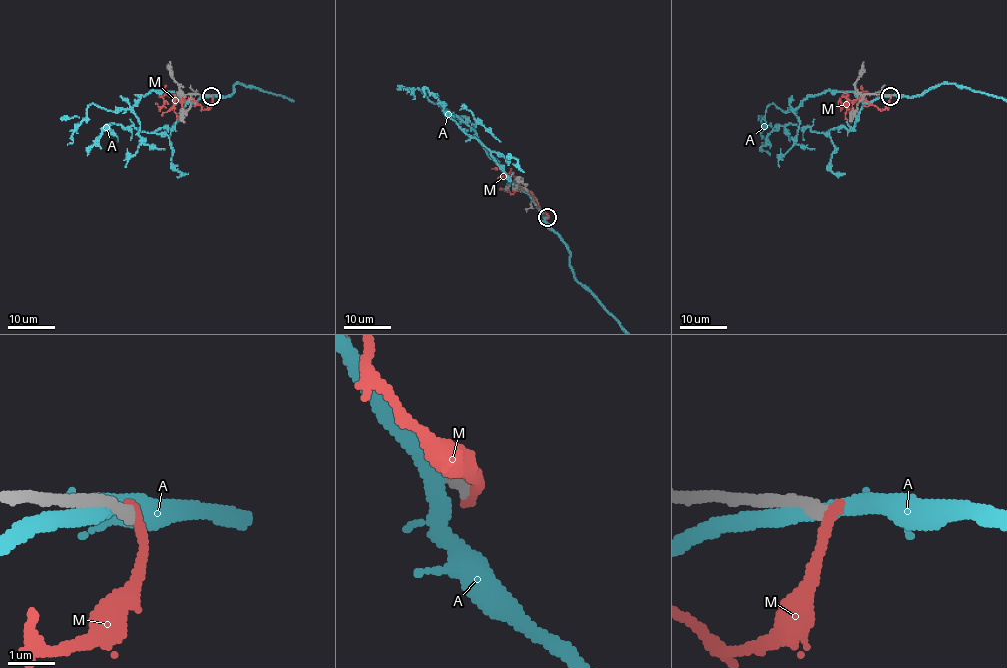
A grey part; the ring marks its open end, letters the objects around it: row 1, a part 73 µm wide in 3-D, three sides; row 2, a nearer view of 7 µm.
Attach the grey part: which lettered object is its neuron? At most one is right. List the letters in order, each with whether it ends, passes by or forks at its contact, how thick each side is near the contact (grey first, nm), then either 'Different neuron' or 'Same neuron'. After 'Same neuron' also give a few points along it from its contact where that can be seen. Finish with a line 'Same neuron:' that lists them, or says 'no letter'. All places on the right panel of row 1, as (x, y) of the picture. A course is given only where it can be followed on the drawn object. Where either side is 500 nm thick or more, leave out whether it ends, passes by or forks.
A: It passes by. Thickness 280 nm (grey) against 380 nm. Different neuron
M: It ends there. Thickness 280 nm (grey) against 240 nm. Different neuron
Same neuron: no letter

